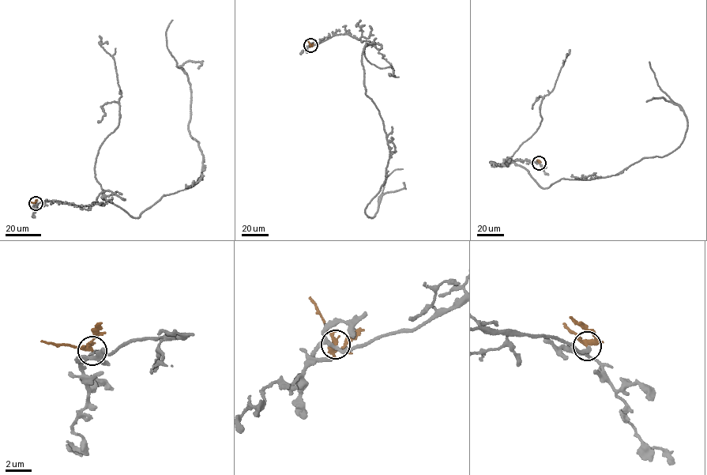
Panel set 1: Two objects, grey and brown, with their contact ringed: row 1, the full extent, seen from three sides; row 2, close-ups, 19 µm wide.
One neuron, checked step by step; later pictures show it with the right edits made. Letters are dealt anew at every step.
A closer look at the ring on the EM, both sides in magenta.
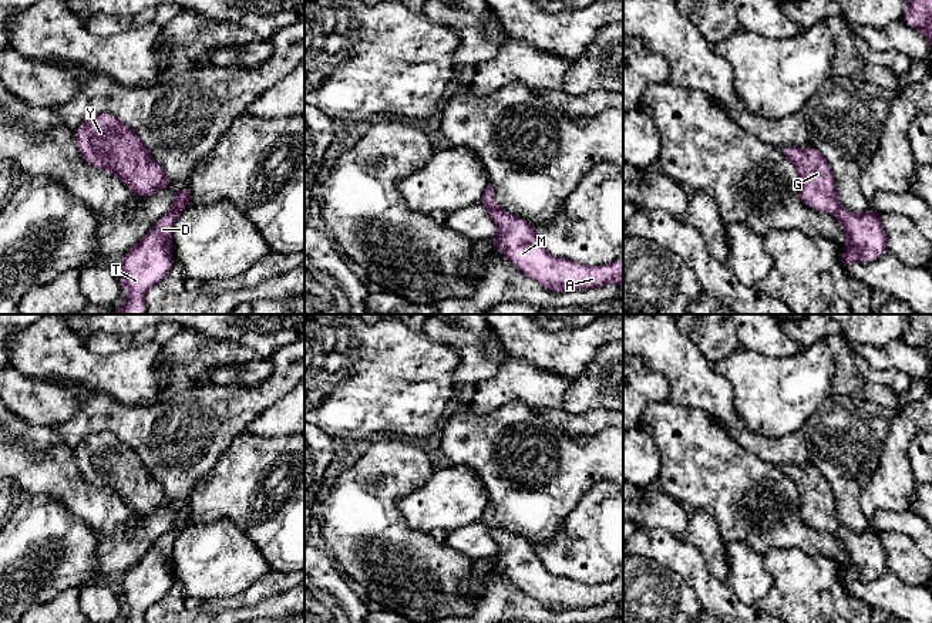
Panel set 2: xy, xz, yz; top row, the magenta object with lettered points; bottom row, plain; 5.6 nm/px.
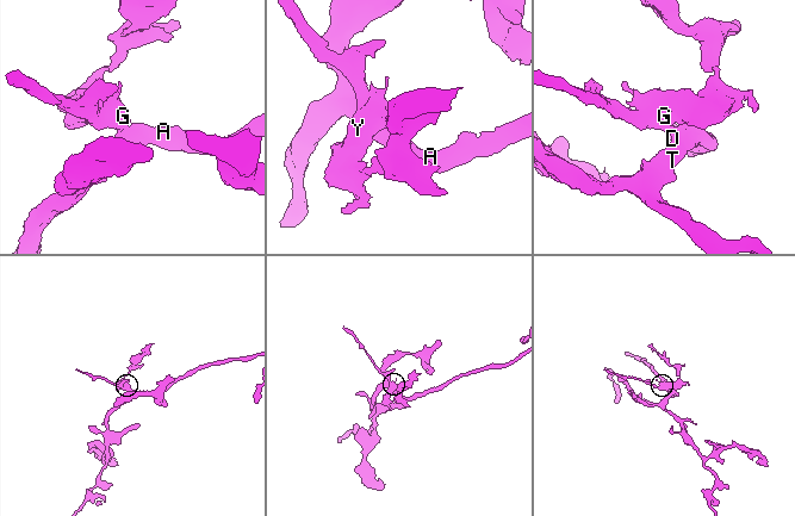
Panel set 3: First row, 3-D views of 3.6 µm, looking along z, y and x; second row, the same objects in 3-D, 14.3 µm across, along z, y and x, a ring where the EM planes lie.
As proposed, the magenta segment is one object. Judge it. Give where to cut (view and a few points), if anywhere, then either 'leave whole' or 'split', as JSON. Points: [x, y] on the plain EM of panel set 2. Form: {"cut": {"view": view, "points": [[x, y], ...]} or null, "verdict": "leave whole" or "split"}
{"cut": {"view": "xy", "points": [[171, 528], [179, 529]]}, "verdict": "split"}

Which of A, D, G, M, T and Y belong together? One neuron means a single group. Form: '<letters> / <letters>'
A D M T / G Y

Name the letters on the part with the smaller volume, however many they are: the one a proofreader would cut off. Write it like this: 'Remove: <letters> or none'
Remove: G, Y

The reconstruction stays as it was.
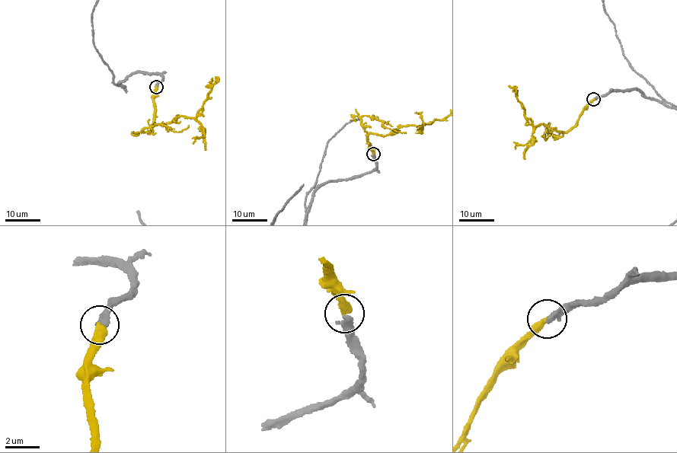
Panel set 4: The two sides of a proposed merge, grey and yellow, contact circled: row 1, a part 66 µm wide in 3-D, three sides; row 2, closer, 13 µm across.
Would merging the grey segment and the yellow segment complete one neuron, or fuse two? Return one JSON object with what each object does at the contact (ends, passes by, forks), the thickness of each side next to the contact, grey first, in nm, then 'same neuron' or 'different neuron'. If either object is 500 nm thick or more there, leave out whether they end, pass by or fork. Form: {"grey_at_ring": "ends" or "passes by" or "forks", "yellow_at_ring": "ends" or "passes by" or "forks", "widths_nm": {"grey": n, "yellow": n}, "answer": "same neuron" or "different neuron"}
{"grey_at_ring": "ends", "yellow_at_ring": "ends", "widths_nm": {"grey": 400, "yellow": 460}, "answer": "same neuron"}

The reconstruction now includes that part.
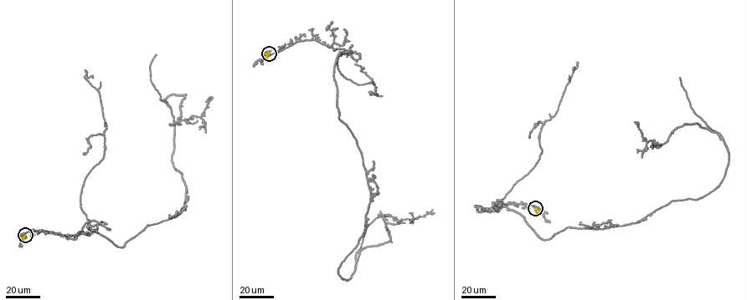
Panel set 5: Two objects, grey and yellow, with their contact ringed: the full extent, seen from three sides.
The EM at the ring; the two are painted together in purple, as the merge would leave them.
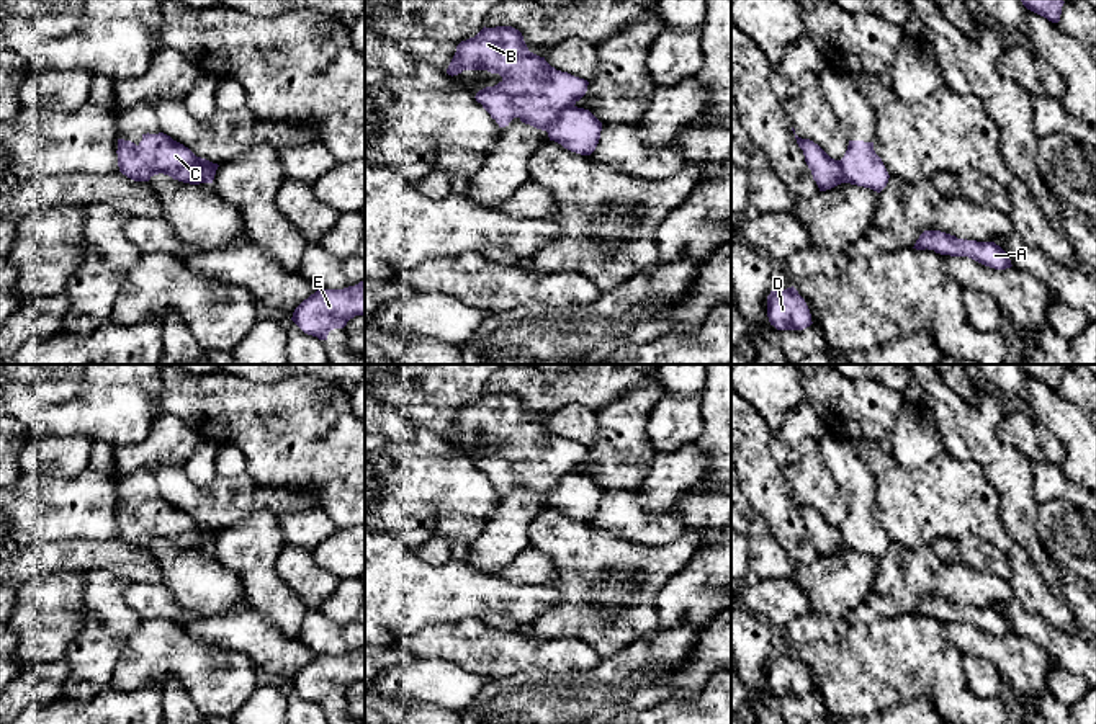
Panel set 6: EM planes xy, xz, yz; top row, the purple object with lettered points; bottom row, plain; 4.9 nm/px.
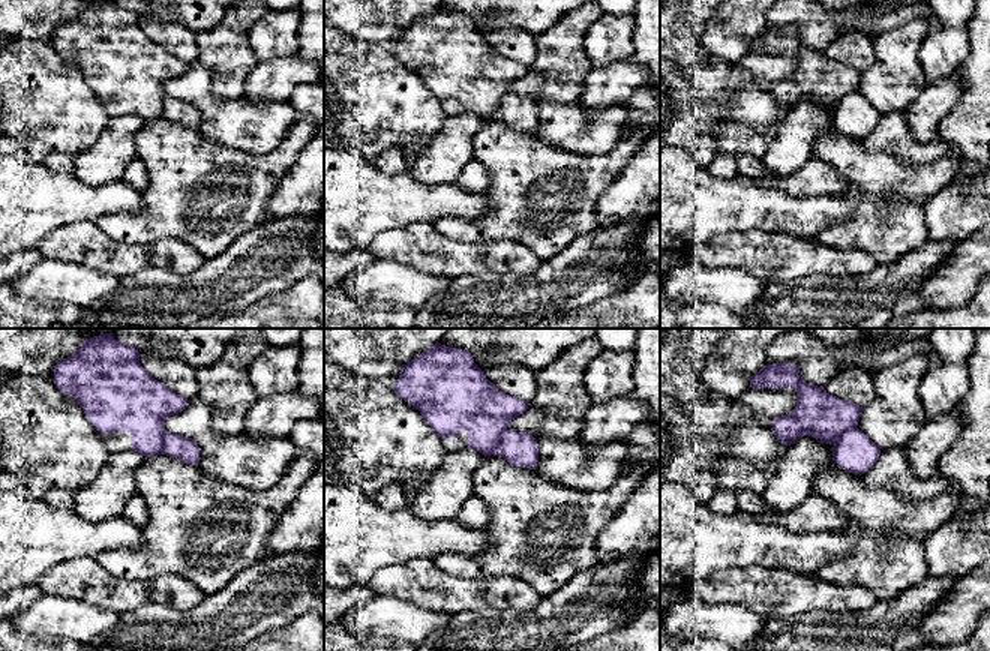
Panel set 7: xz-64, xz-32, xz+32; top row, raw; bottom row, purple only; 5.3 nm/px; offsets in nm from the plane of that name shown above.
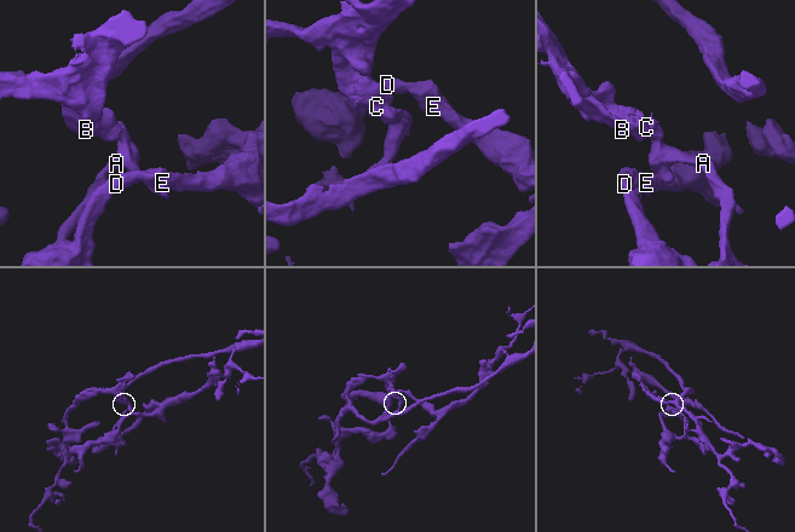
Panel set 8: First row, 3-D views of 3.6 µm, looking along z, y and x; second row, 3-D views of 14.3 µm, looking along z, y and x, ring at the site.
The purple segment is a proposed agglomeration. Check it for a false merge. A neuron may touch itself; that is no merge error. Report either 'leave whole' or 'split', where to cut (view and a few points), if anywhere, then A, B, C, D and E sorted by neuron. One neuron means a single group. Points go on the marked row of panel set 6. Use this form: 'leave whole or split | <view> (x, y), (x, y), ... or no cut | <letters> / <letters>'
split | xz (573, 105), (545, 129) | A D E / B C

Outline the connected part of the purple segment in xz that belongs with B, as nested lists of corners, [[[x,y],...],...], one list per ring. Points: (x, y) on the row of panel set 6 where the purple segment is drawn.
[[[484,26],[474,38],[461,41],[447,74],[453,77],[463,70],[487,70],[502,77],[497,85],[486,87],[474,96],[499,127],[519,118],[525,124],[546,131],[564,109],[573,108],[586,95],[589,85],[587,80],[556,70],[545,57],[530,52],[522,33],[512,26]]]

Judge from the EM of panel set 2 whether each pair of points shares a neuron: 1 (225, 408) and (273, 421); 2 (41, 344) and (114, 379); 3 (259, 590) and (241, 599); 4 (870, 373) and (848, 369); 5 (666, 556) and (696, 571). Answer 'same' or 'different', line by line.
1: different
2: same
3: same
4: different
5: same

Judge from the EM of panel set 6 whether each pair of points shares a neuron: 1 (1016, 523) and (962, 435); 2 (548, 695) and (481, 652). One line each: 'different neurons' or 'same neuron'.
1: same neuron
2: different neurons

